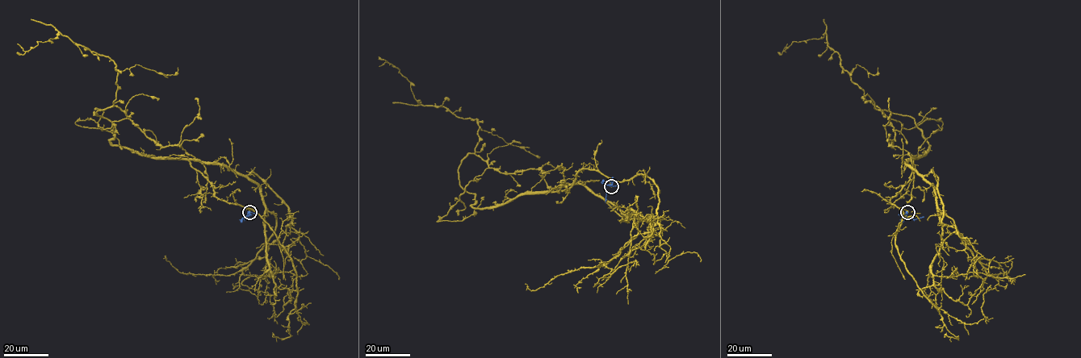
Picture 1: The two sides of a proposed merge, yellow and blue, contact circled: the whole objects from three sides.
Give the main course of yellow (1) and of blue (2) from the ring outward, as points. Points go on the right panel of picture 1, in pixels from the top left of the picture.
1: (908, 211), (890, 200), (928, 150), (922, 131), (865, 98), (825, 33), (783, 51), (787, 43)
2: (907, 211), (907, 218), (915, 219), (923, 217)

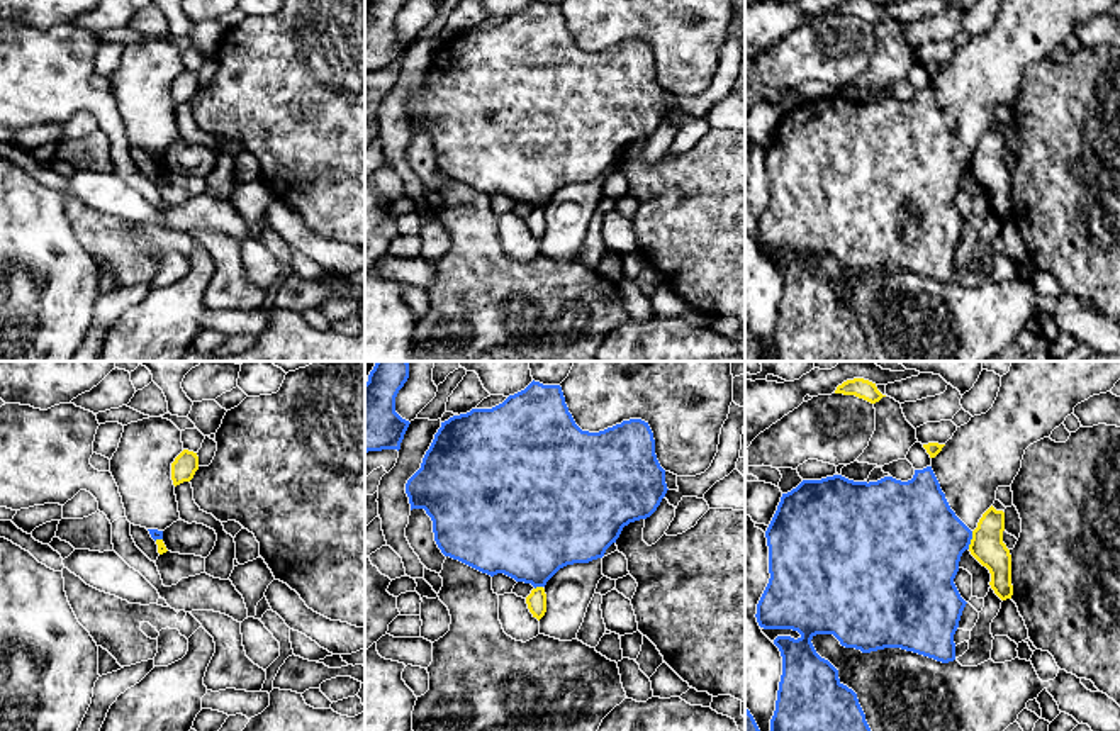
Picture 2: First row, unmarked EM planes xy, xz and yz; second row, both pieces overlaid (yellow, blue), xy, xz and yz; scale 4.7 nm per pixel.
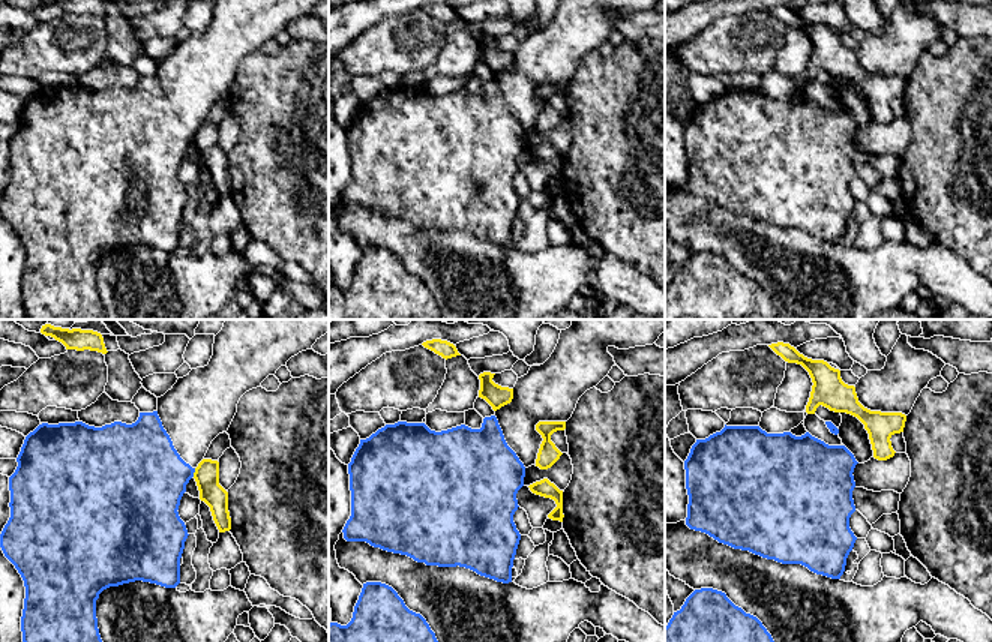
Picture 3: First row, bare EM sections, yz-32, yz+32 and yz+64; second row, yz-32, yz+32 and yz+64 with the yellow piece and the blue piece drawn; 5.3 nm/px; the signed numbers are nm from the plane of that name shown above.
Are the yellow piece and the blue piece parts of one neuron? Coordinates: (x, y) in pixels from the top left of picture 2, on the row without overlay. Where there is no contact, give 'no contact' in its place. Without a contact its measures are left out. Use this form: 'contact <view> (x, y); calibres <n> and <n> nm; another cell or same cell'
contact yz (971, 160); calibres 160 and 420 nm; another cell

